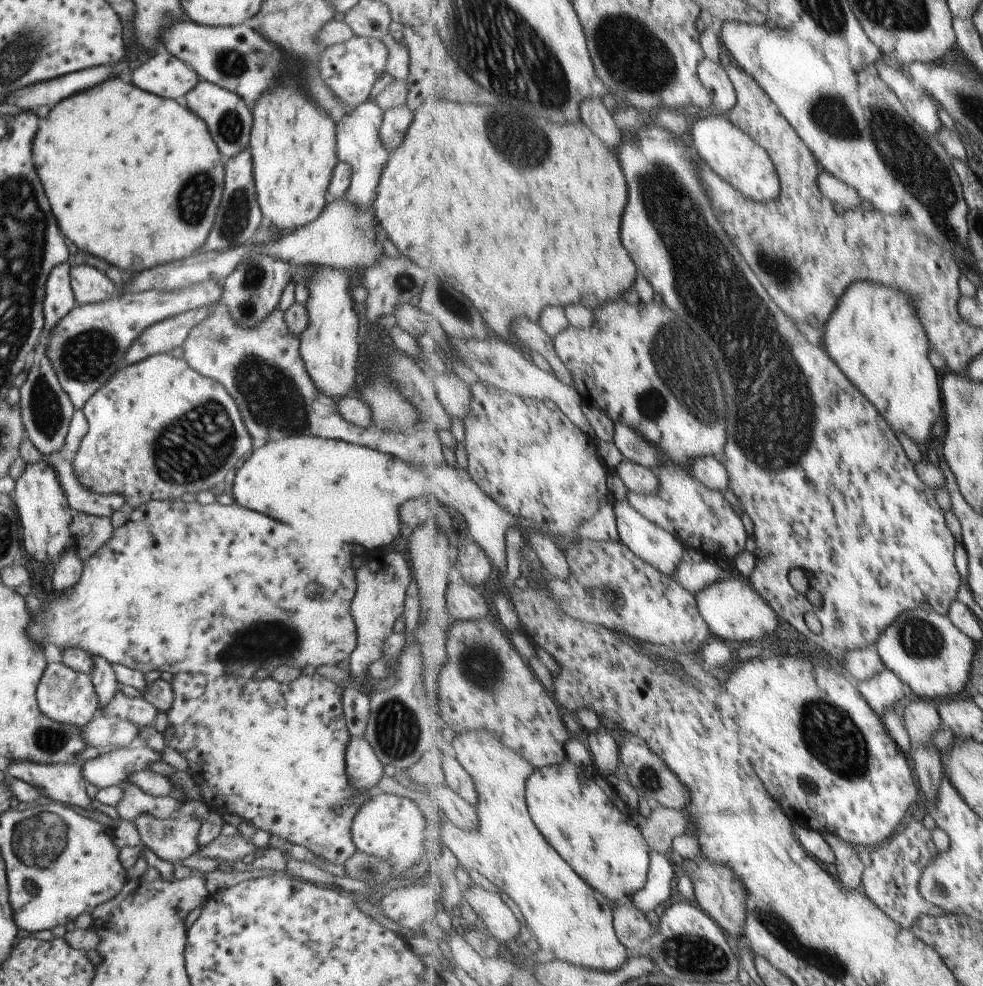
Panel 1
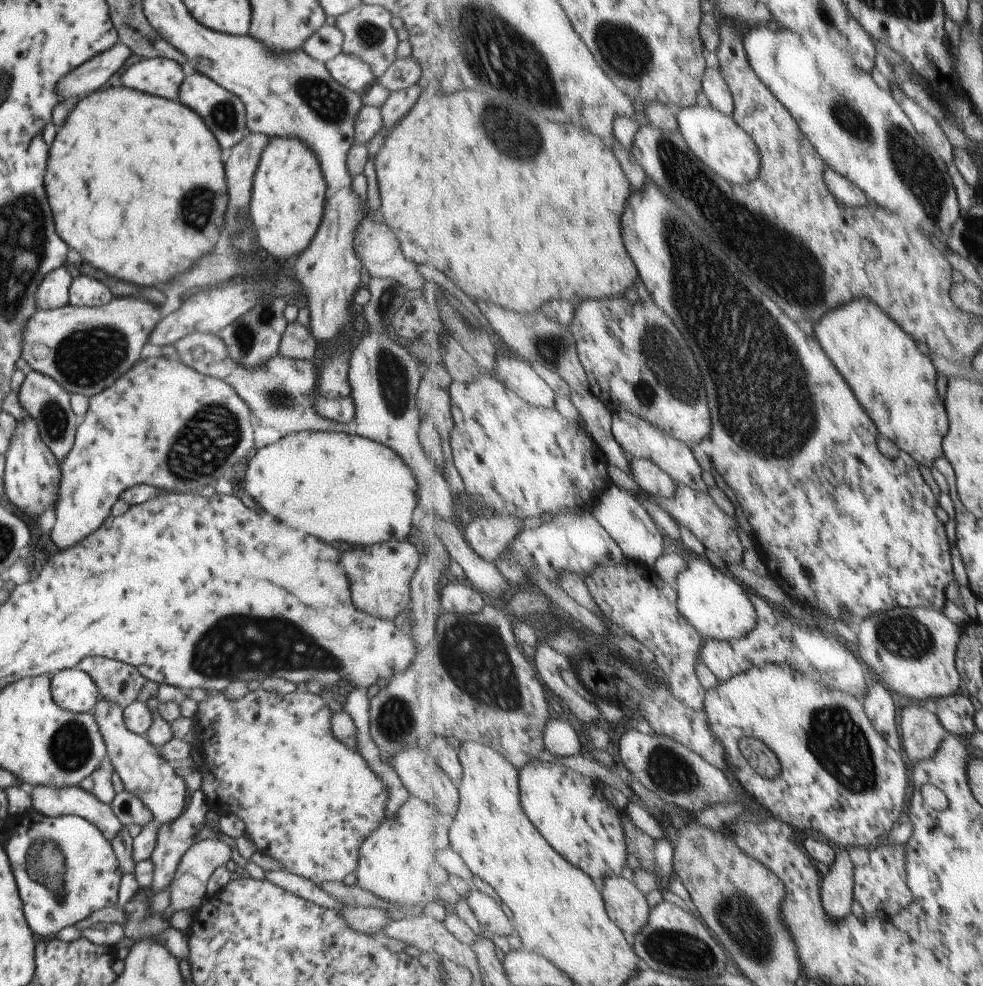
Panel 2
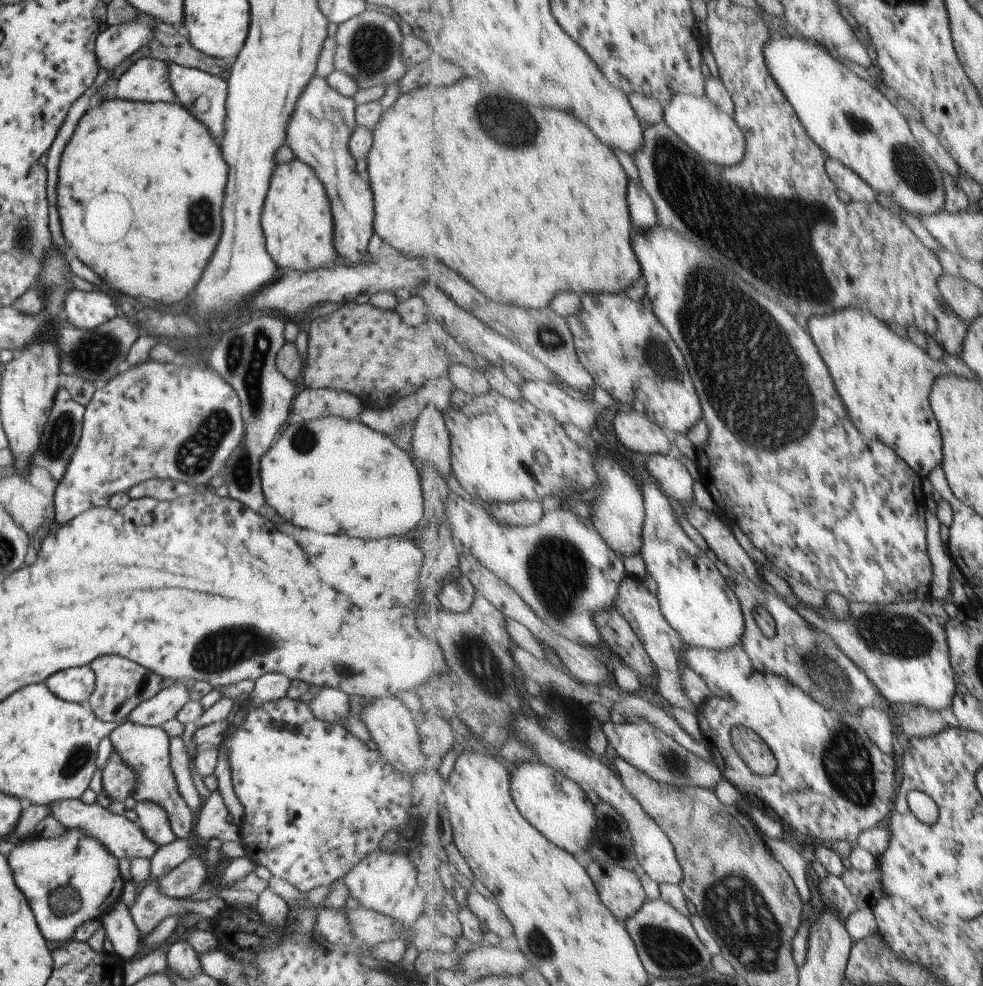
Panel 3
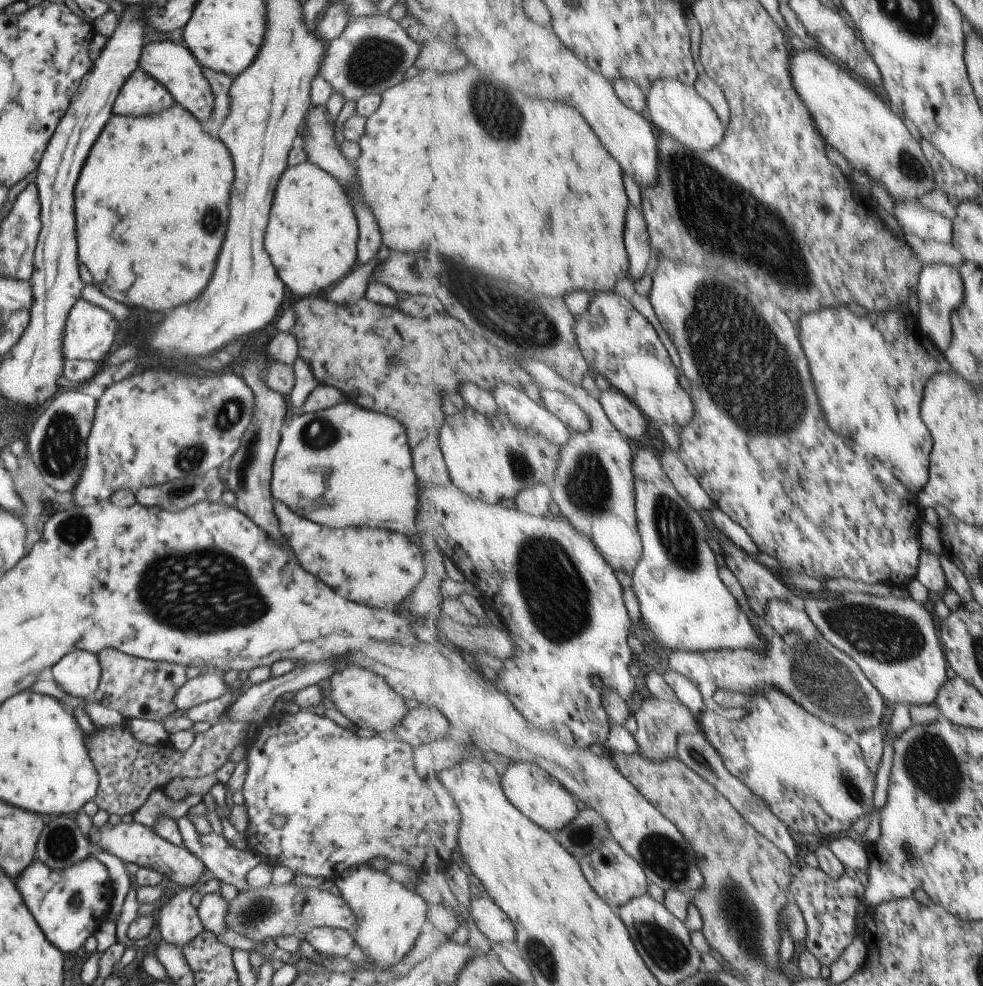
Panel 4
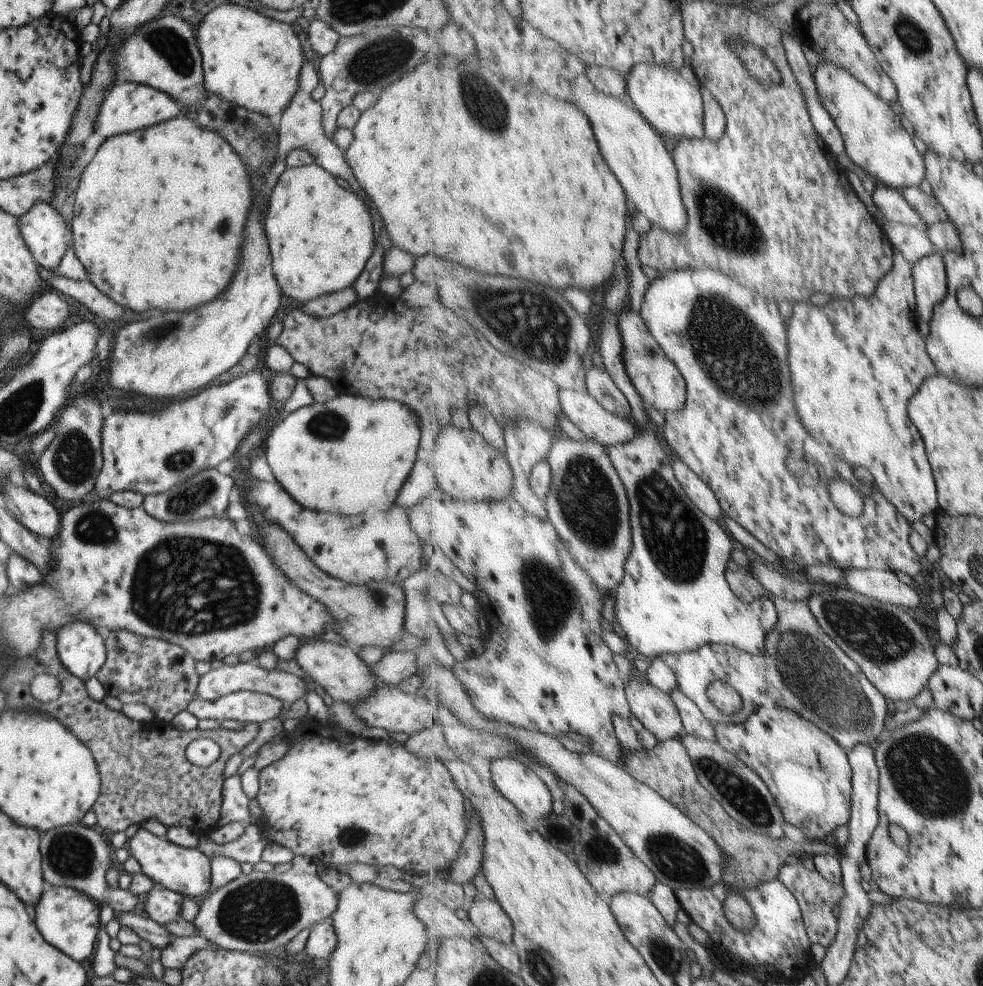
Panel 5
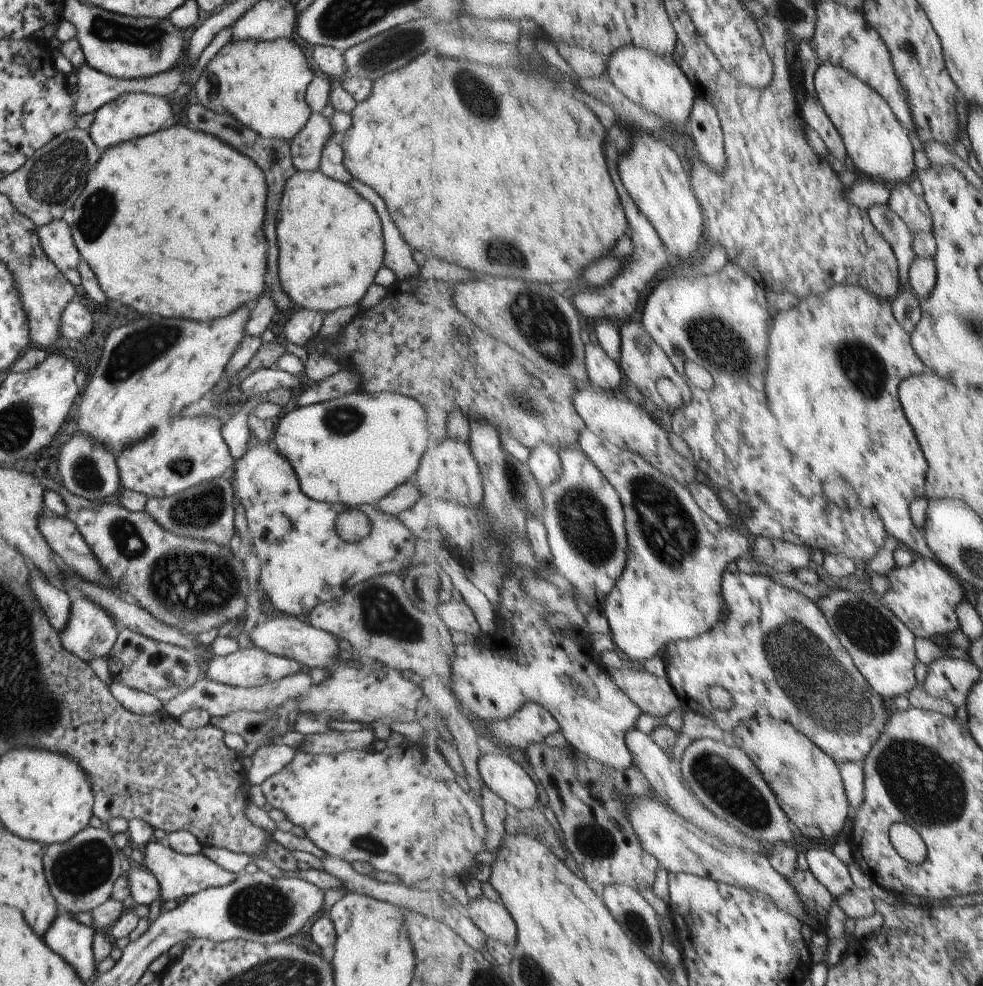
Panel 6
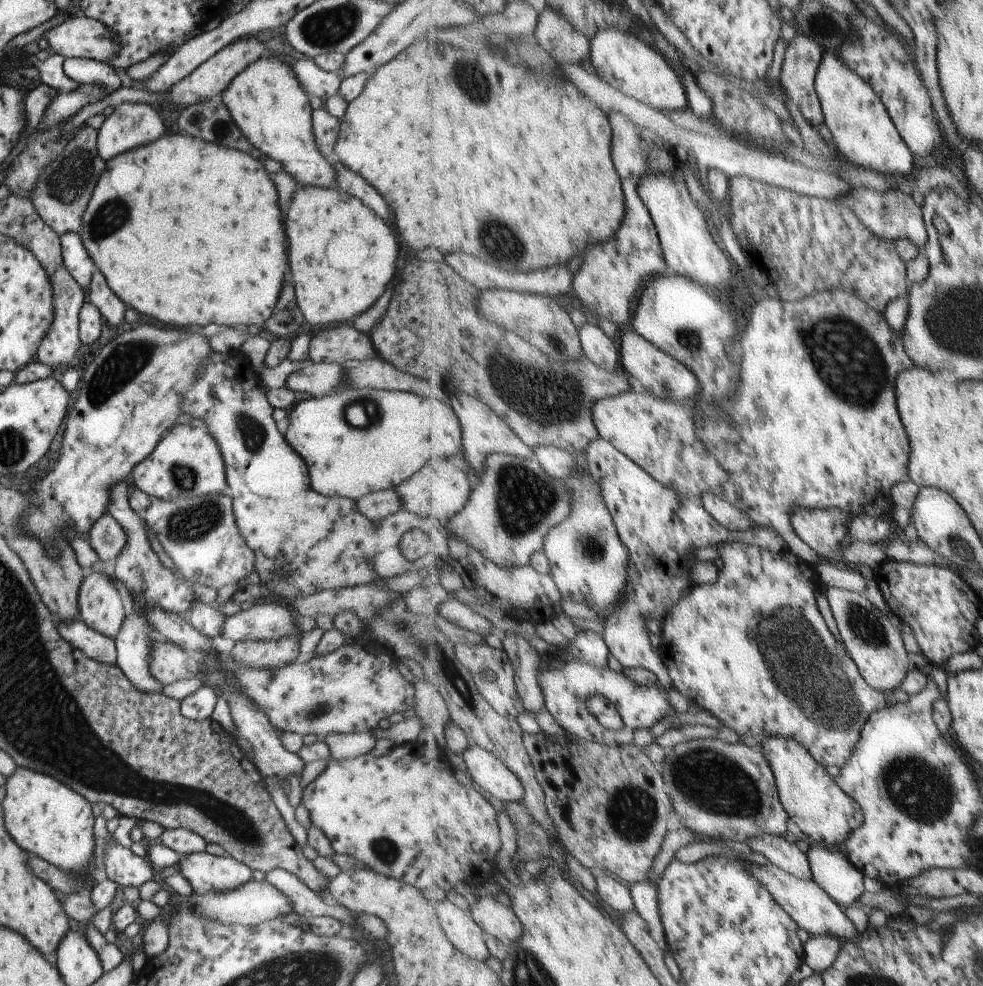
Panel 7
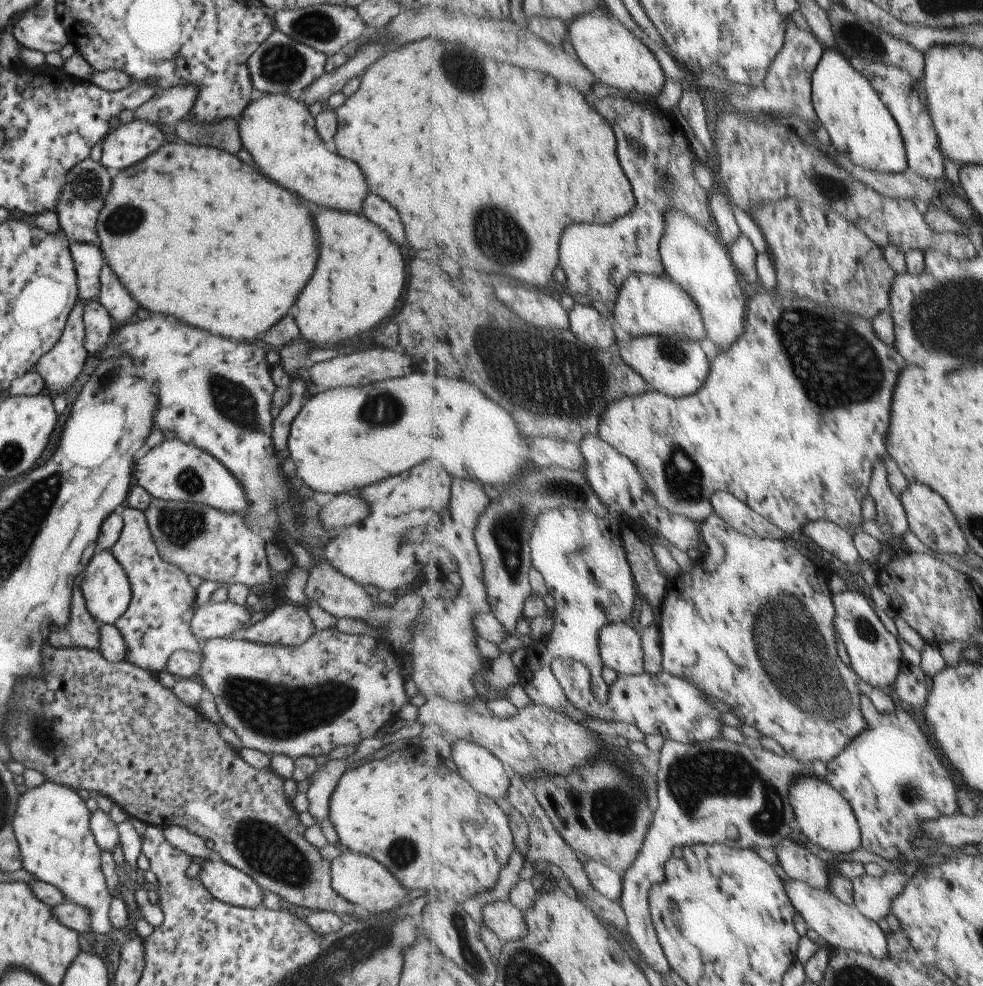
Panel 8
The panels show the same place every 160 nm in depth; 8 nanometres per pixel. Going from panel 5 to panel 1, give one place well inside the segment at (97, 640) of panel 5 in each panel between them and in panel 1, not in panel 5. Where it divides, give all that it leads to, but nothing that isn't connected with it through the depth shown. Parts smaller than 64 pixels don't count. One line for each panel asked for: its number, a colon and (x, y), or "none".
1: (65, 696)
2: (71, 689)
3: (74, 685)
4: (77, 673)

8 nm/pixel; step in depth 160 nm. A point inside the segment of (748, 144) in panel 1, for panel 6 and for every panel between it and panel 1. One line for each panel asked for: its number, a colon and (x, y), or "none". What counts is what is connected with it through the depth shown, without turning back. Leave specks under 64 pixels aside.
2: (719, 140)
3: (713, 133)
4: (681, 110)
5: (672, 102)
6: (658, 83)

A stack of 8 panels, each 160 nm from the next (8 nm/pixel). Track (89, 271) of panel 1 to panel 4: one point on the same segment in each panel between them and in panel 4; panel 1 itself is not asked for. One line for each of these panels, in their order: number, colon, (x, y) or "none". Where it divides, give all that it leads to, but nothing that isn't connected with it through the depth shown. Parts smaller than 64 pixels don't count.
2: (84, 291)
3: (85, 310)
4: (89, 331)

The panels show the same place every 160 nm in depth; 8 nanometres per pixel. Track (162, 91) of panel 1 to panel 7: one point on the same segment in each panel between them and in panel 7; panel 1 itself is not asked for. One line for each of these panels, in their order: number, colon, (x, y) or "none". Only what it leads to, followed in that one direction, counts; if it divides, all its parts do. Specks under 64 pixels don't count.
2: (159, 77)
3: (145, 80)
4: (140, 94)
5: (128, 106)
6: (133, 114)
7: (130, 124)

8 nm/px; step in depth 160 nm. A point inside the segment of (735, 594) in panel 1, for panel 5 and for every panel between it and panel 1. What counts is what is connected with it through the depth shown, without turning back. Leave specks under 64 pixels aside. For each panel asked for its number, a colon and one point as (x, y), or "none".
2: (714, 603)
3: (697, 600)
4: (684, 602)
5: (674, 598)

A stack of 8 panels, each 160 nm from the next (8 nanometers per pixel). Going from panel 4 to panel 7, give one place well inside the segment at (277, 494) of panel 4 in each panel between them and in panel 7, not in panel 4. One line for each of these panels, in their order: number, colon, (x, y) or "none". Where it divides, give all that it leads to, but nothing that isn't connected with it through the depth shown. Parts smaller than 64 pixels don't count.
5: (348, 455)
6: (354, 449)
7: (343, 459)

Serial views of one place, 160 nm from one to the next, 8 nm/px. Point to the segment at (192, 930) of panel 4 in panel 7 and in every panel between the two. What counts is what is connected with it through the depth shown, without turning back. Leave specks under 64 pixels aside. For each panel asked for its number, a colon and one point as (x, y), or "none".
5: (162, 905)
6: (143, 889)
7: (122, 867)

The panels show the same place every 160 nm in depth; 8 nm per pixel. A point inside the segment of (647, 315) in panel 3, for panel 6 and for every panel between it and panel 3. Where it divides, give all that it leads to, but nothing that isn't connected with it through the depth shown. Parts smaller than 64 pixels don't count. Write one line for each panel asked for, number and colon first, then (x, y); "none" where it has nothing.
4: (619, 343)
5: (661, 384)
6: (643, 361)

